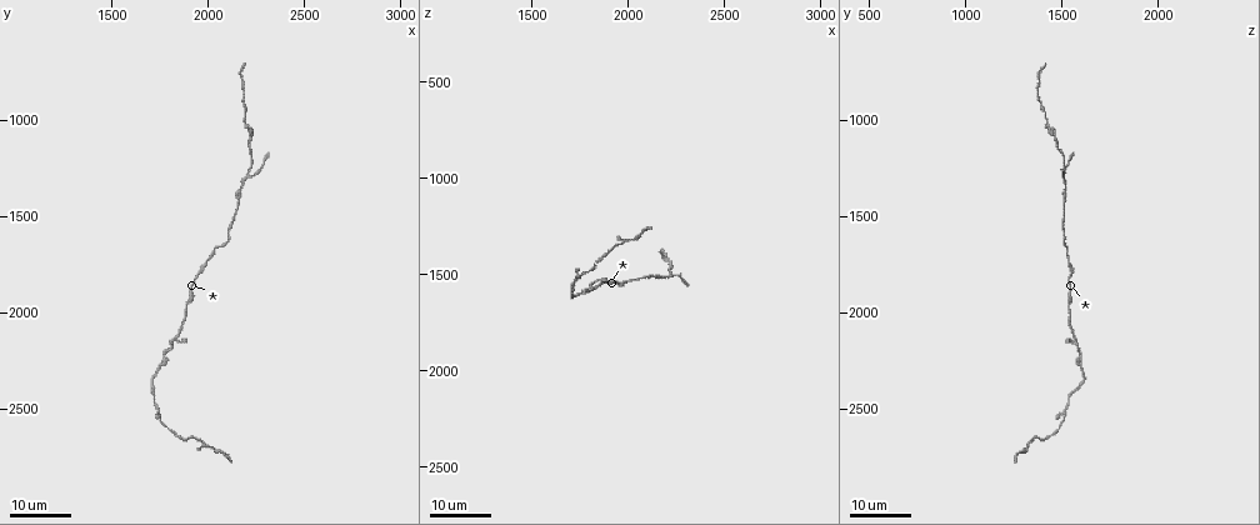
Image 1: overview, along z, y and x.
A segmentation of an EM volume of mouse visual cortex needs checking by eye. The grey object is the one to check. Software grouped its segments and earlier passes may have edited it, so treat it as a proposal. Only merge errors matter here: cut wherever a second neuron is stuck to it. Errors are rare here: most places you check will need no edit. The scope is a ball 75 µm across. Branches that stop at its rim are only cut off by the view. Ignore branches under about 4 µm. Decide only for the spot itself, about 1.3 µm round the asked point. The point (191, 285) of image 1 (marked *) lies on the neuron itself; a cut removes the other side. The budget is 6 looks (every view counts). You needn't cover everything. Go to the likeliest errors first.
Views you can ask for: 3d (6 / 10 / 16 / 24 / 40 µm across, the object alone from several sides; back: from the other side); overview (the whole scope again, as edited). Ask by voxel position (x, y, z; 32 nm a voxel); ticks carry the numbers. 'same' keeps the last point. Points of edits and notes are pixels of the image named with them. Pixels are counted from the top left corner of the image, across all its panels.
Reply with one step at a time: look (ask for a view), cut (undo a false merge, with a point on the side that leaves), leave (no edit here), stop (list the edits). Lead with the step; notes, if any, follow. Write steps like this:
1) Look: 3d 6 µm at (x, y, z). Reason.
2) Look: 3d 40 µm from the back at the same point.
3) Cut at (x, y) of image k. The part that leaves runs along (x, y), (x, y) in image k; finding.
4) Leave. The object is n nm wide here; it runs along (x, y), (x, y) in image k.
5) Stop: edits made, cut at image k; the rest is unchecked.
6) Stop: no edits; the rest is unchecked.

Look: 3d 24 µm at (2210, 1280, 1510). Two arms in line, one across.

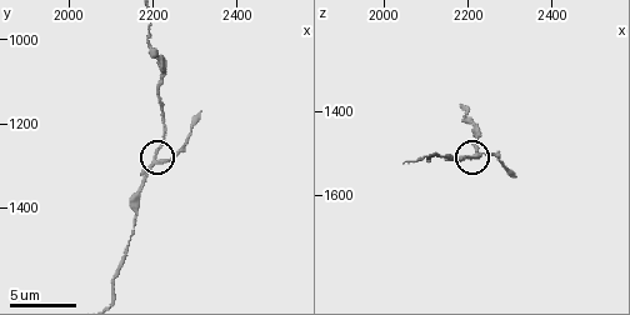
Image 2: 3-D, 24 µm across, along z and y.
Look: 3d 6 µm at (2215, 1285, 1505).

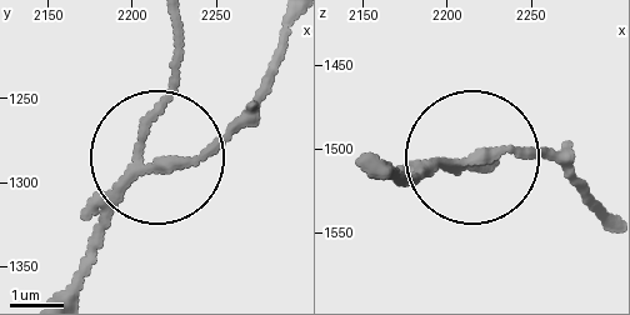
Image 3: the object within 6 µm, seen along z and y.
Cut at (189, 159) of image 3. The part that leaves runs along (123, 184), (185, 163), (253, 95), (284, 28) in image 3; a second neuron is stuck on.

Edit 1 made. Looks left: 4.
Look: overview.

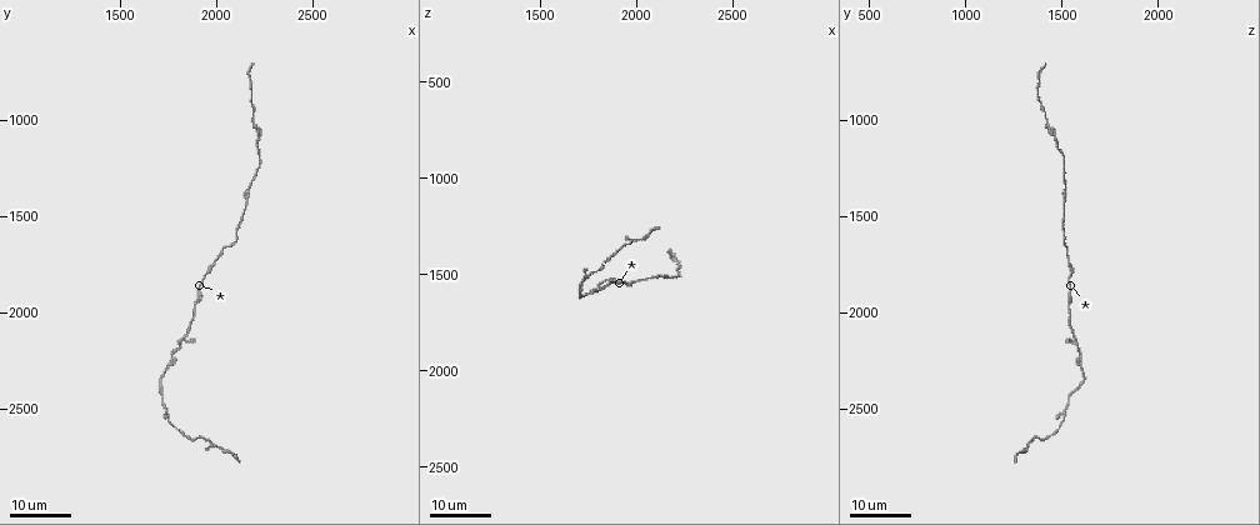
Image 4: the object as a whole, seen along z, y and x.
Look: 3d 16 µm at (2190, 1020, 1410). Calibre changes.

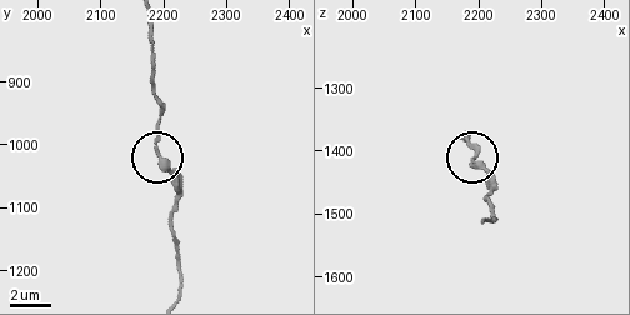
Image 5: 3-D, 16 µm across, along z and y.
Look: 3d 10 µm at (2205, 1025, 1425).

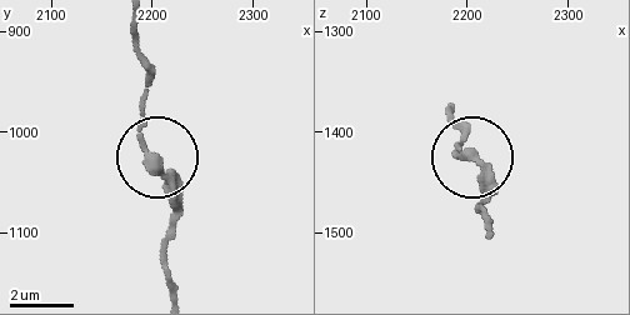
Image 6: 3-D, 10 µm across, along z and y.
Leave. The object is 280 nm wide here; one neuron here.

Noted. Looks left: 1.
Stop: edits made, cut at image 3; the rest is unchecked.

